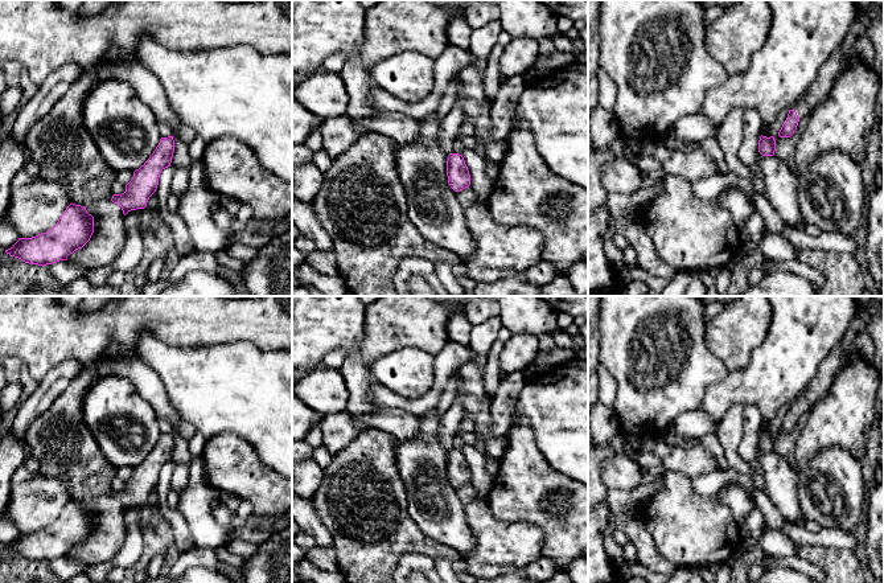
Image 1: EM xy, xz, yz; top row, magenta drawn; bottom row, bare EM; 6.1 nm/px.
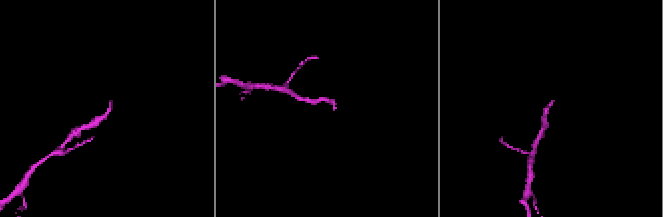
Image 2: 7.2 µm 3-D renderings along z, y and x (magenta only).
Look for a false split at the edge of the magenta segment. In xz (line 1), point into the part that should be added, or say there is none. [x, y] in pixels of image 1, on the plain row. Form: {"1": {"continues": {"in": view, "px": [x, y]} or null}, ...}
{"1": {"continues": null}}

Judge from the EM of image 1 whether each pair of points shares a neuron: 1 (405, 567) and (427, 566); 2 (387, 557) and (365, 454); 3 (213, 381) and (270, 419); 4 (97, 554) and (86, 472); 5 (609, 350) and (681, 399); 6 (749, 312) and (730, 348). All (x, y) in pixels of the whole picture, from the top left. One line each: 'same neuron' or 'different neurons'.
1: same neuron
2: same neuron
3: same neuron
4: same neuron
5: same neuron
6: same neuron

